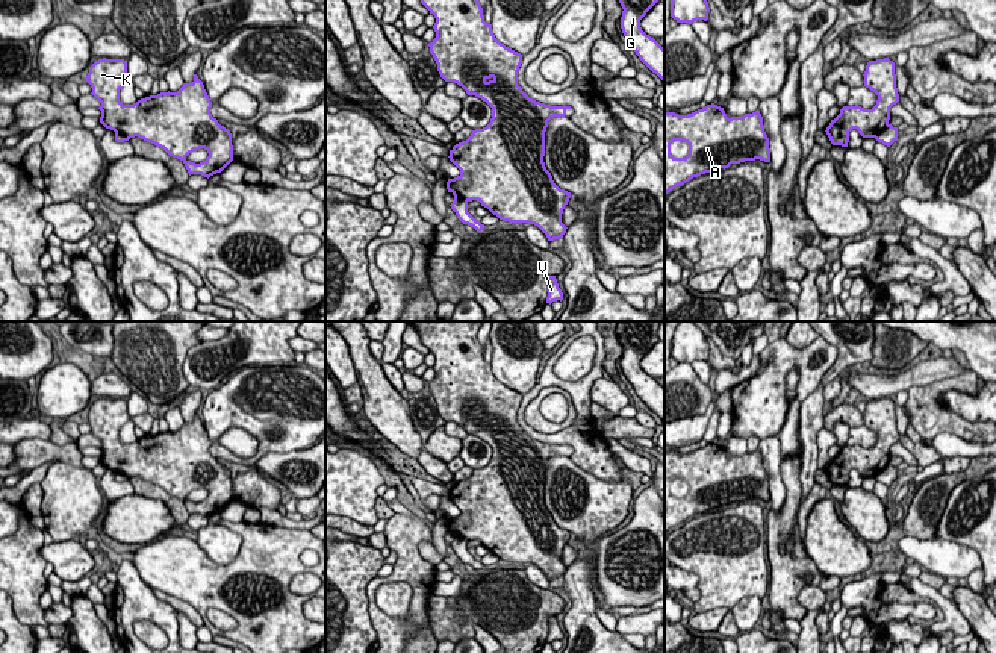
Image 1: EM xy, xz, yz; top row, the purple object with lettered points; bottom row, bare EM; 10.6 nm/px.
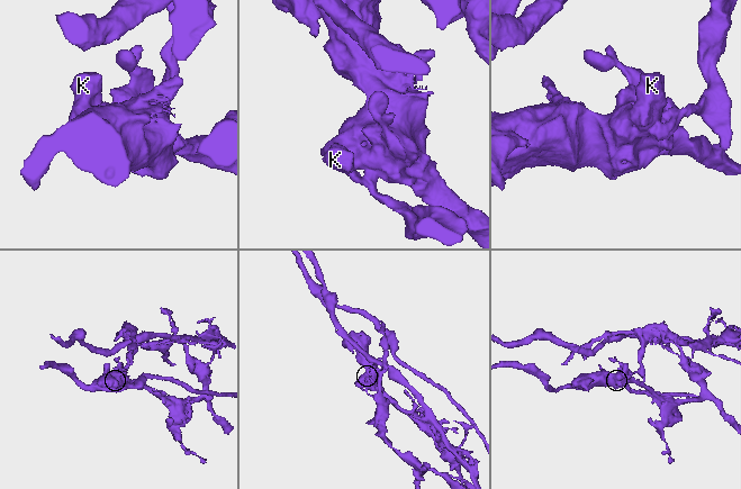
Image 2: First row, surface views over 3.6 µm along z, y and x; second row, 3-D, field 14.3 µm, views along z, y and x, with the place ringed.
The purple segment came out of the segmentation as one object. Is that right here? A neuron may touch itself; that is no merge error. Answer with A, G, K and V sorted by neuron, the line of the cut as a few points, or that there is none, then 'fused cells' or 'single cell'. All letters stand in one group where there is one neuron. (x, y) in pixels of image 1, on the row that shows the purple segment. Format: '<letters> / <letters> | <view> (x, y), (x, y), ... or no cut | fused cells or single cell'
A G K / V | yz (887, 123), (874, 137) | fused cells

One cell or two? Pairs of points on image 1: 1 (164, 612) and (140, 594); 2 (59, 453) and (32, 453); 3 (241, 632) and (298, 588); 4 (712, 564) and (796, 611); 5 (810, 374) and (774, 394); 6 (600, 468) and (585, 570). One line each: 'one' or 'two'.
1: one
2: one
3: two
4: two
5: one
6: two

